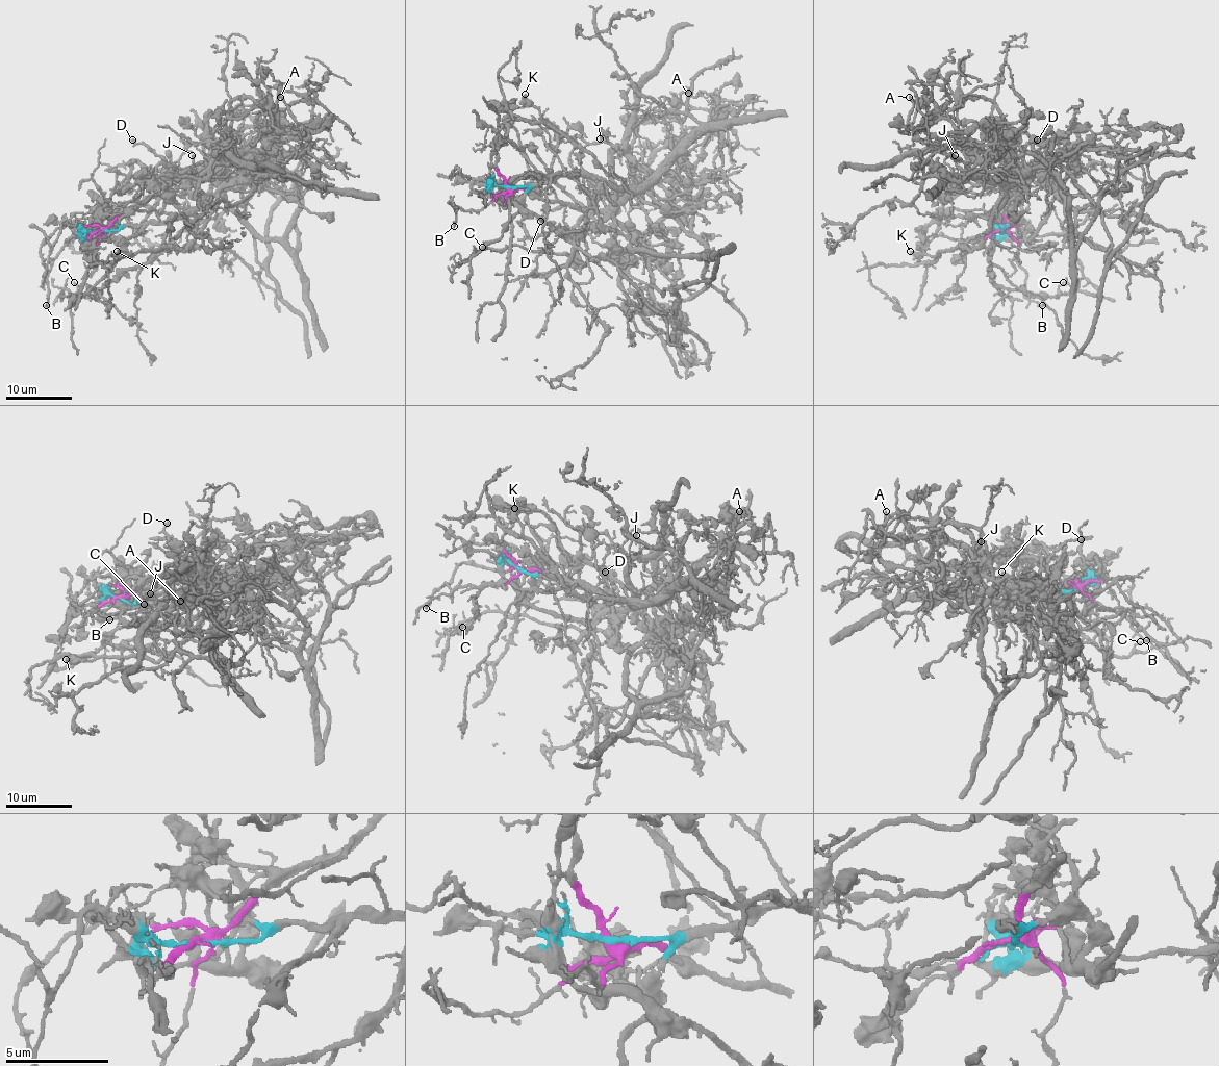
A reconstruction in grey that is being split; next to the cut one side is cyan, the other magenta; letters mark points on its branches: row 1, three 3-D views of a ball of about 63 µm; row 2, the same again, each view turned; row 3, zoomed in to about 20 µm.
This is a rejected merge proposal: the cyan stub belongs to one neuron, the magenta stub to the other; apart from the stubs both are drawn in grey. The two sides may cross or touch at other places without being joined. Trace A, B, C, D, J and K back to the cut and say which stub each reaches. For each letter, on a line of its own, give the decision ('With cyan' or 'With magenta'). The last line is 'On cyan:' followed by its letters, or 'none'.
A: With cyan
B: With magenta
C: With cyan
D: With magenta
J: With cyan
K: With cyan
On cyan: A, C, J, K

